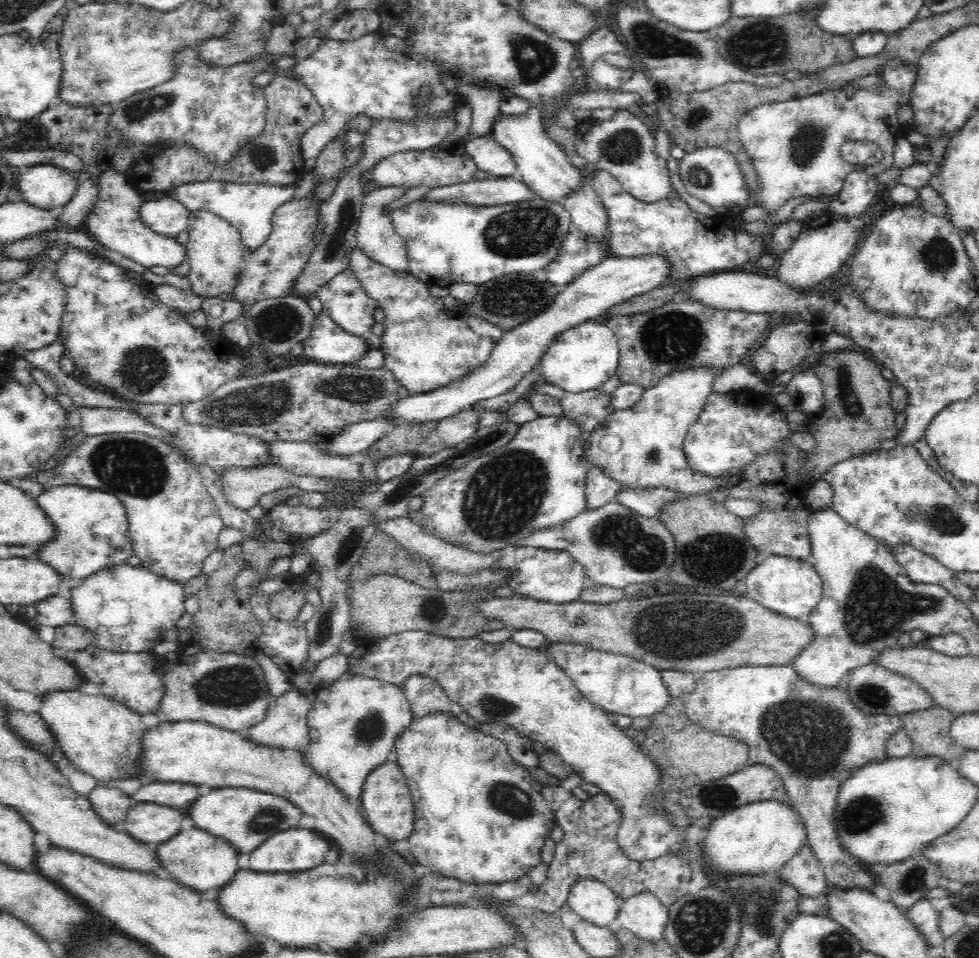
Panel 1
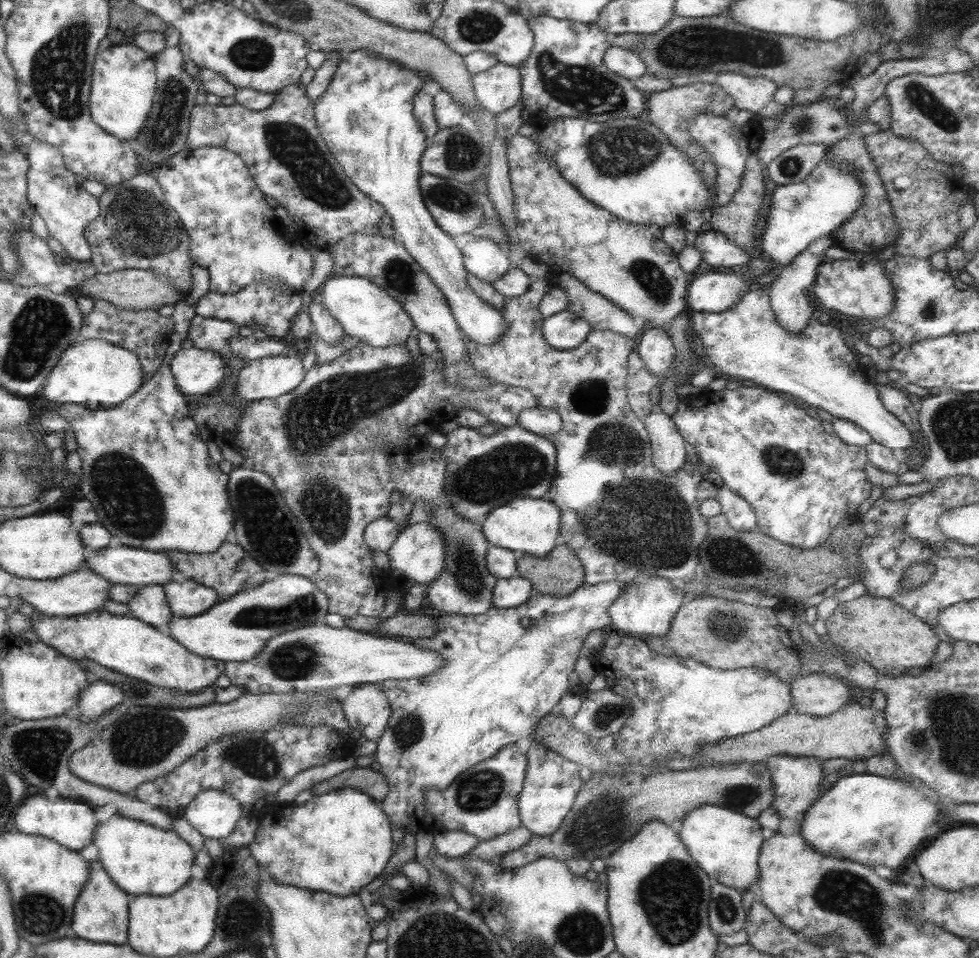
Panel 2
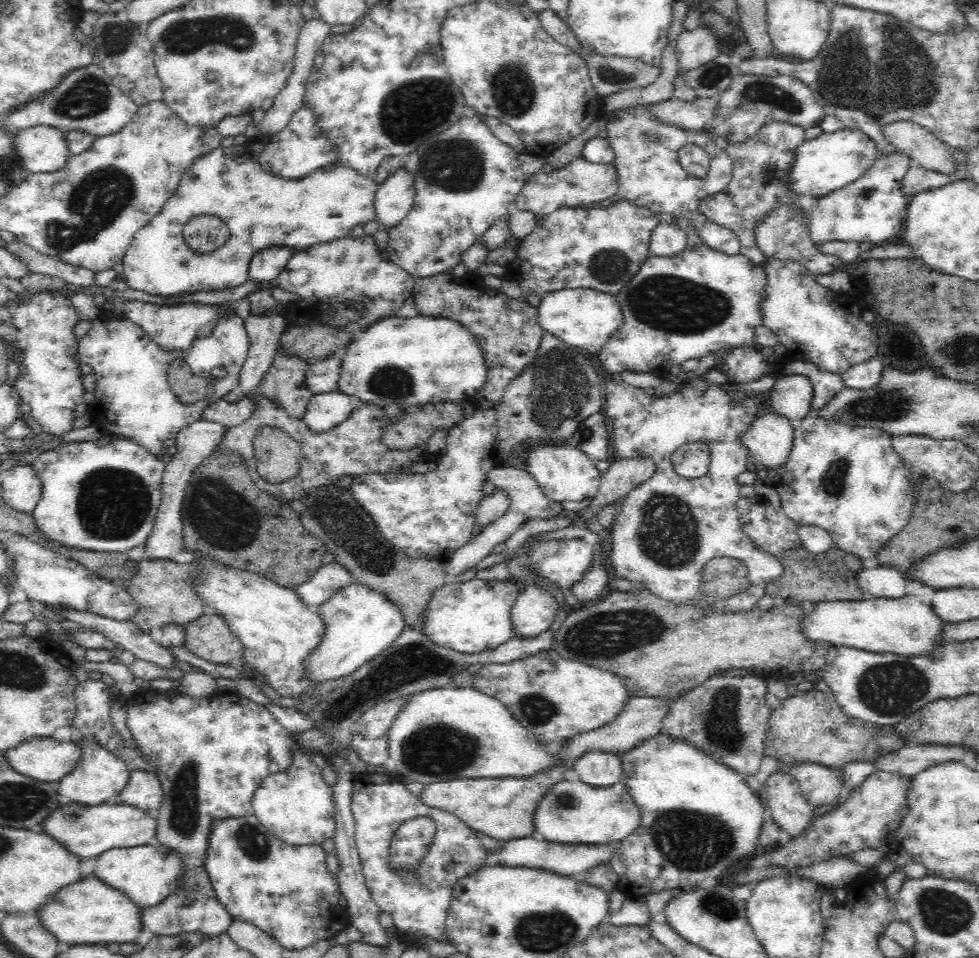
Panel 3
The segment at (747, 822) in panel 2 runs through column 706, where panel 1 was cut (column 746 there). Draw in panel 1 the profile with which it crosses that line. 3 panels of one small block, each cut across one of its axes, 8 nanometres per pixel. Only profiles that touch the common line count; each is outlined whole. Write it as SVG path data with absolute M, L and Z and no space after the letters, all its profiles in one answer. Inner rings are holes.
M768 800L746 804L716 818L700 840L704 848L704 868L700 872L706 878L708 888L714 888L714 880L780 872L802 850L802 846L808 842L808 836L802 818L790 804Z

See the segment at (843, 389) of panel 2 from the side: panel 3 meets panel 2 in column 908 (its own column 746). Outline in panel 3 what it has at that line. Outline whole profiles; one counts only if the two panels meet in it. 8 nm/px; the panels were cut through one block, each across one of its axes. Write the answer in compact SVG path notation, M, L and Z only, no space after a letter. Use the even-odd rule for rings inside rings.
M766 414L756 418L746 432L738 438L750 452L752 468L764 470L780 470L790 458L794 446L794 422L786 420L778 414Z

